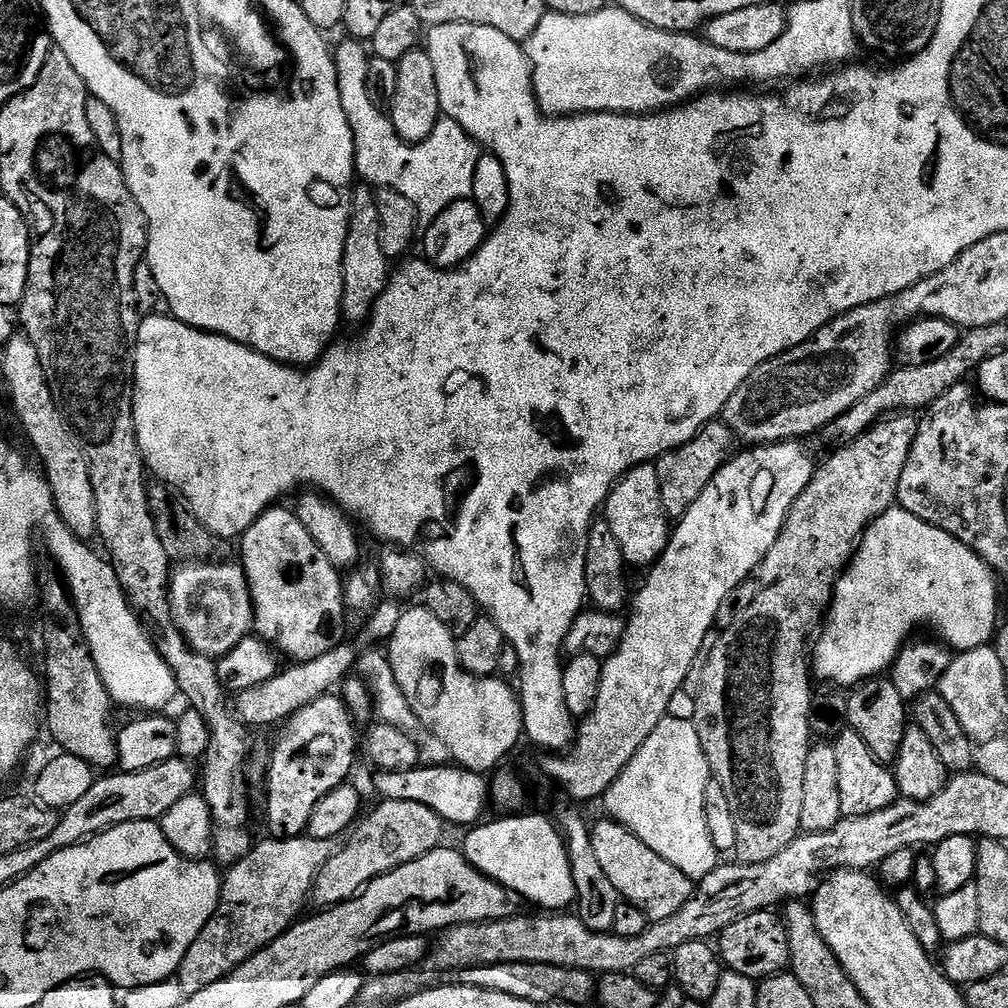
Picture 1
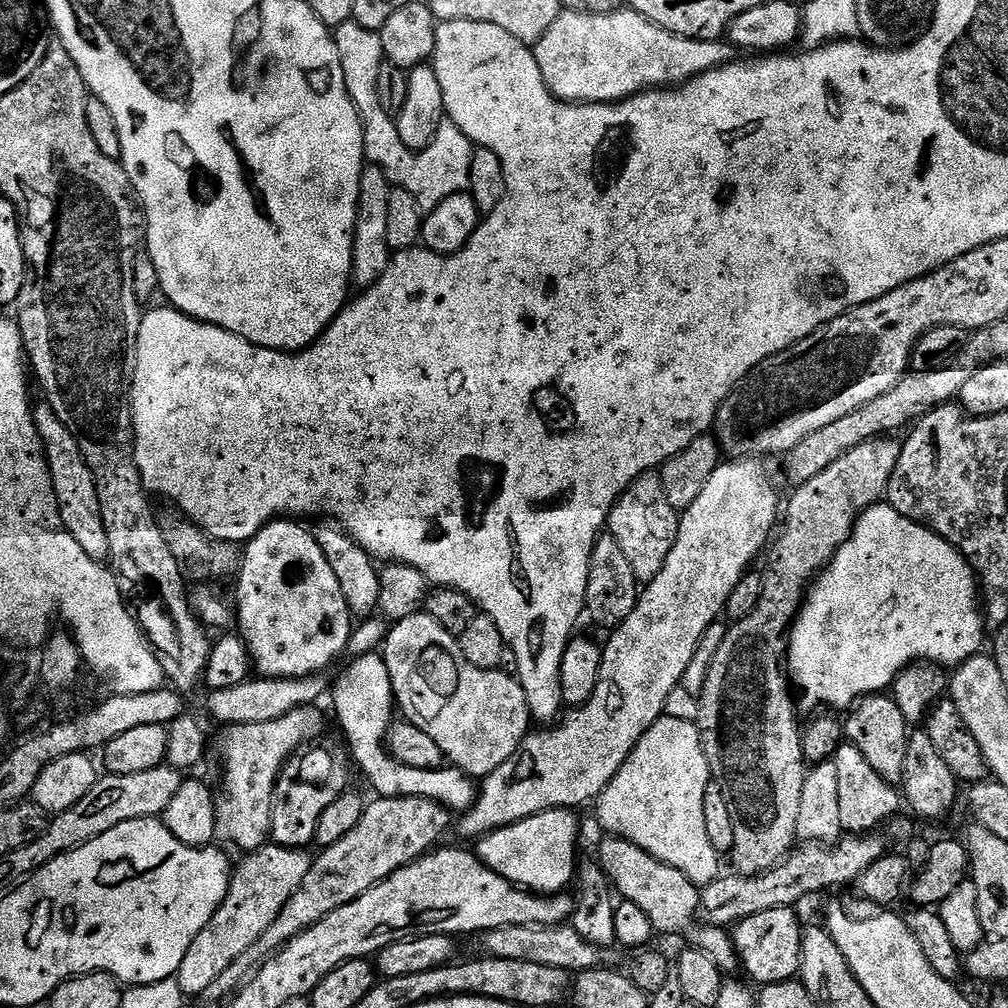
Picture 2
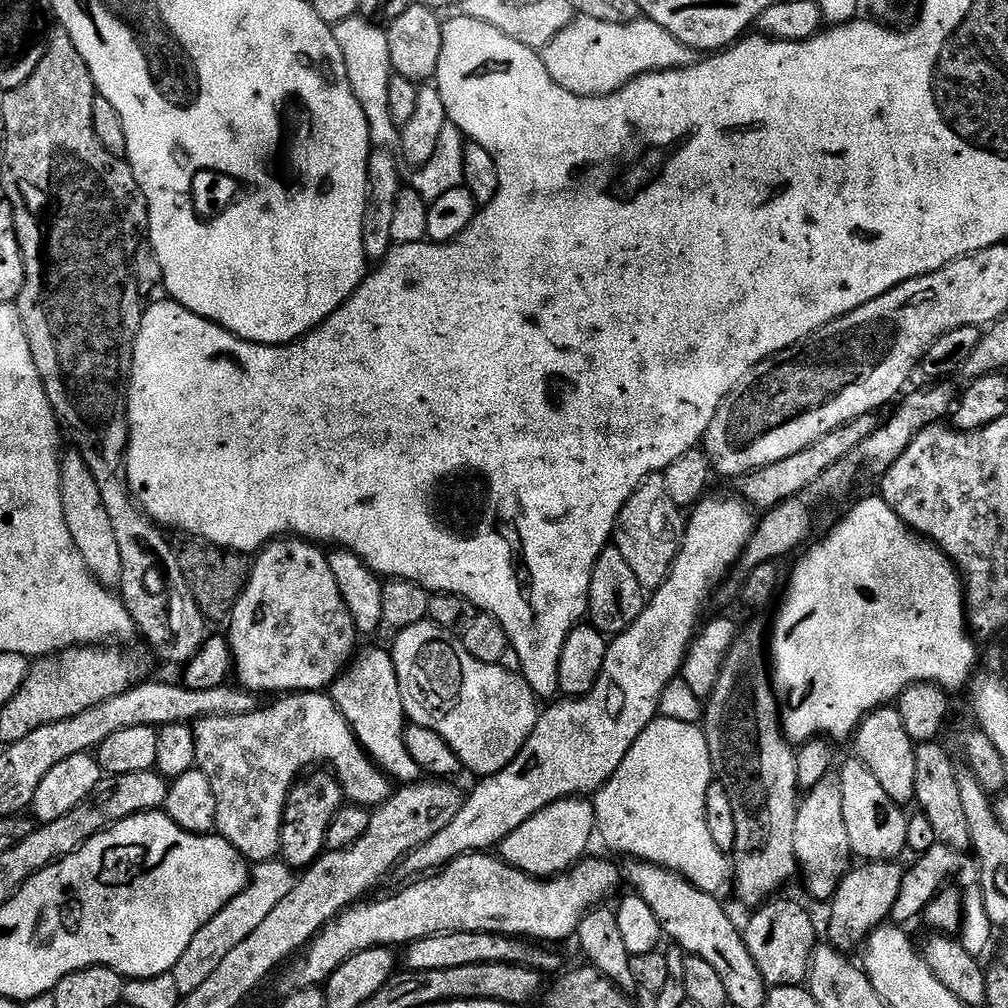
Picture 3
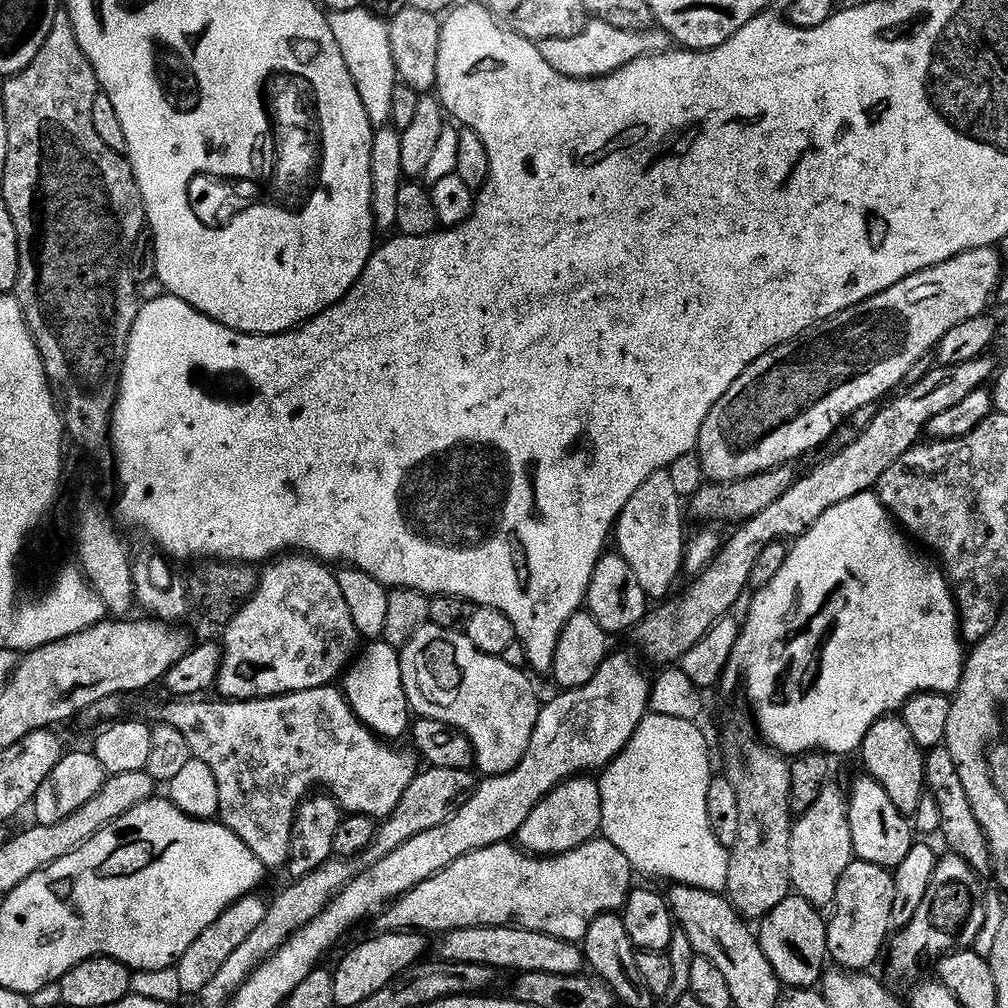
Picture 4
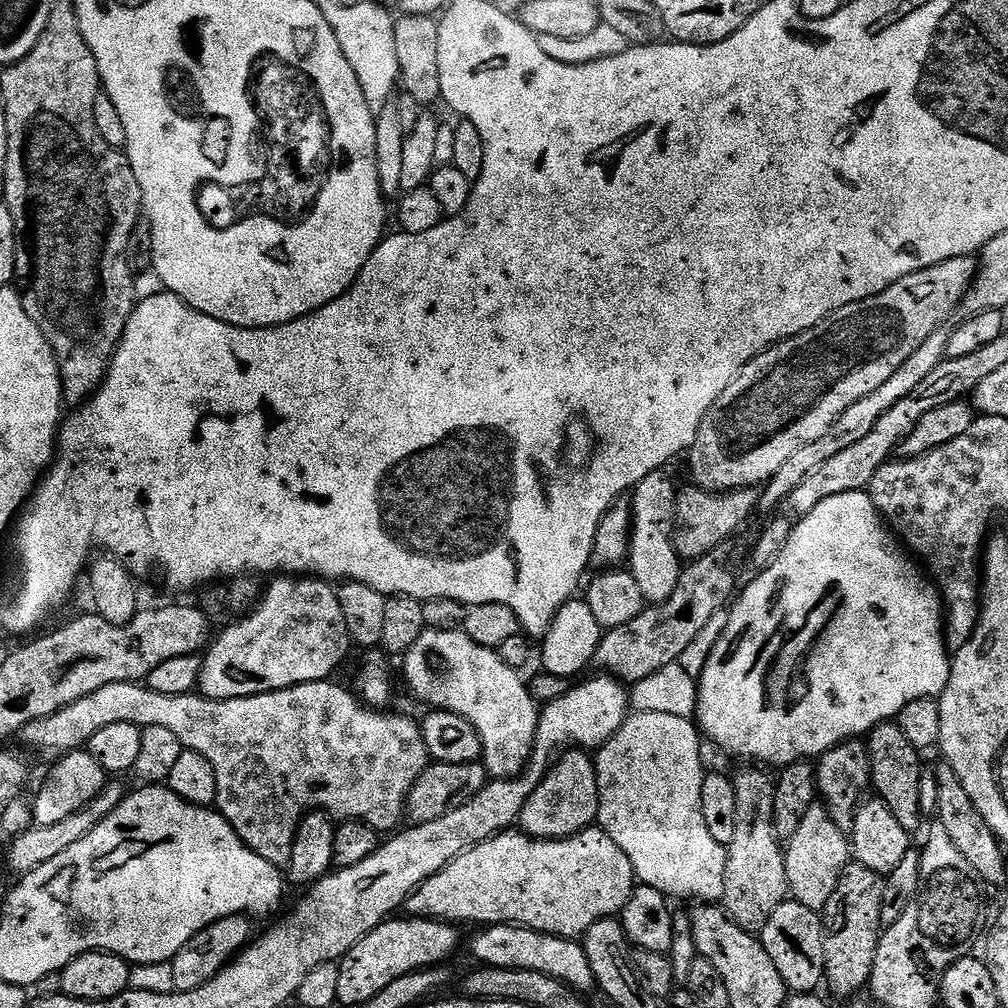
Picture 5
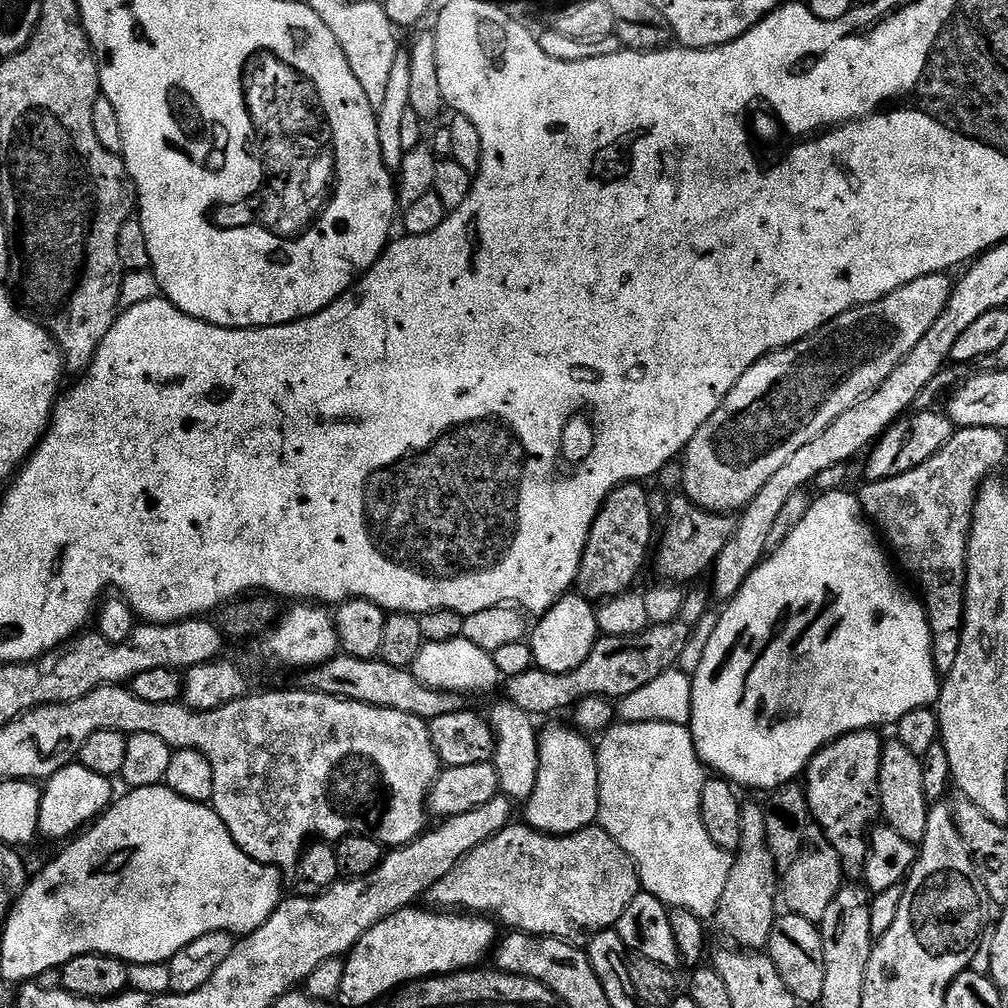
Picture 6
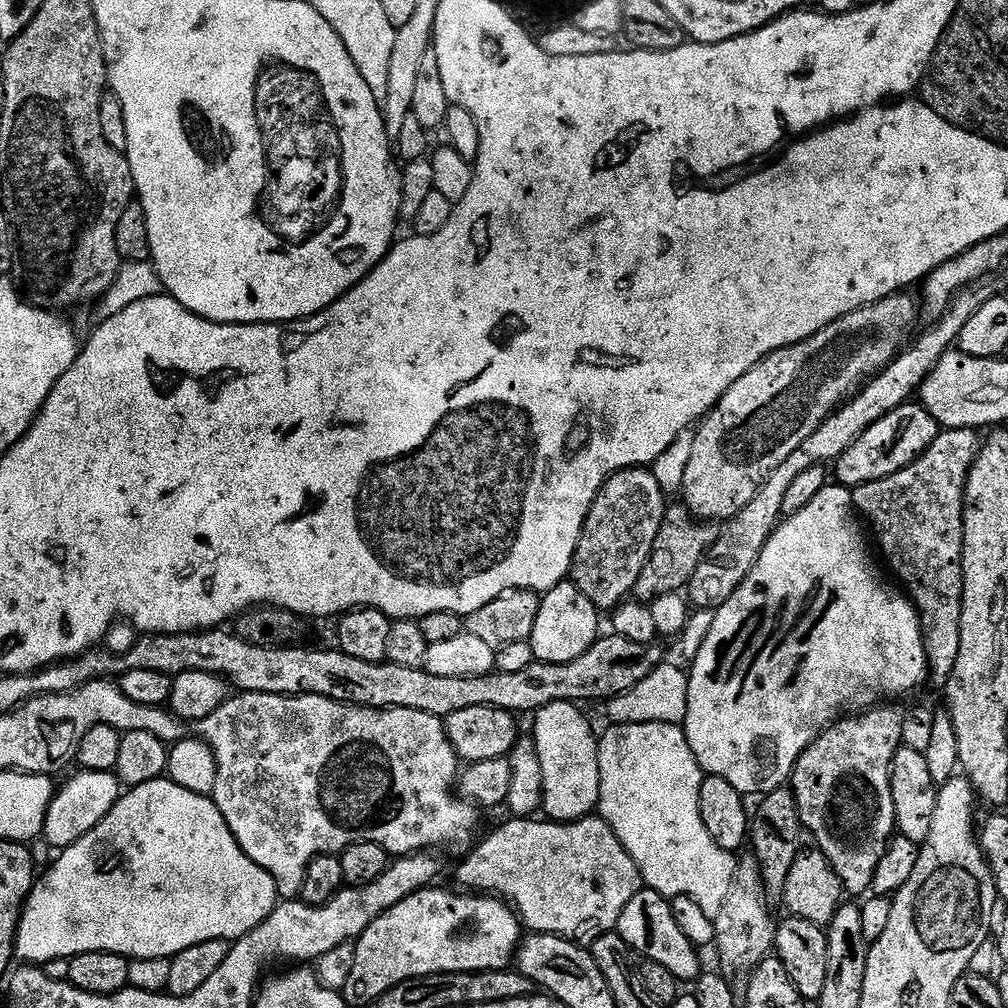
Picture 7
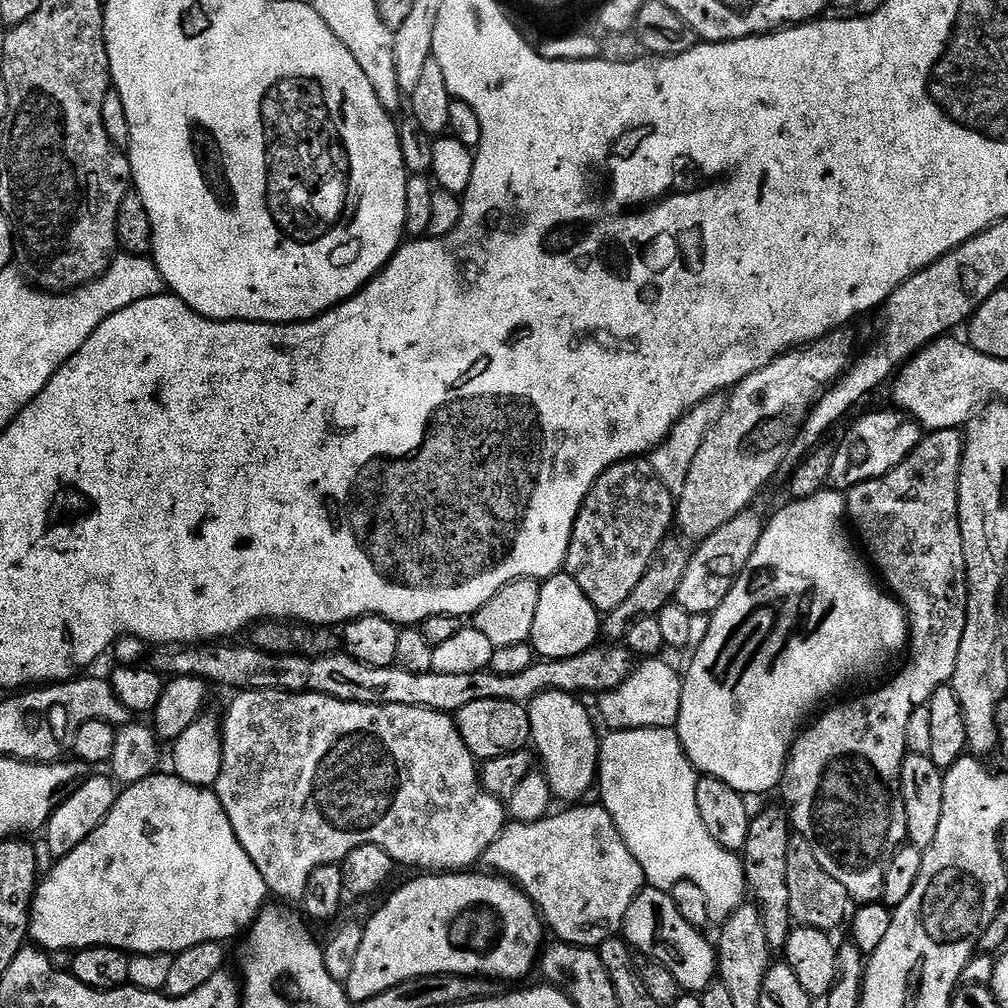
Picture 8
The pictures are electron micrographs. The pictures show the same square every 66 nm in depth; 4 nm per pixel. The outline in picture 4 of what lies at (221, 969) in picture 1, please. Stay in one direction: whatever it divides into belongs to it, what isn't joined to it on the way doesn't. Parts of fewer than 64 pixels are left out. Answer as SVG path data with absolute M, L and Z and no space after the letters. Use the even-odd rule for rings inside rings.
M249 894L231 904L218 918L218 922L210 922L210 926L206 926L206 930L202 930L202 934L194 938L190 950L186 950L186 954L182 954L176 961L174 967L178 970L178 982L185 994L199 994L206 982L210 982L210 978L218 974L218 969L224 965L226 958L230 958L230 954L234 954L234 950L238 950L238 946L246 942L248 935L254 934L254 930L262 923L262 918L266 918L268 909L268 904L258 897L259 895Z

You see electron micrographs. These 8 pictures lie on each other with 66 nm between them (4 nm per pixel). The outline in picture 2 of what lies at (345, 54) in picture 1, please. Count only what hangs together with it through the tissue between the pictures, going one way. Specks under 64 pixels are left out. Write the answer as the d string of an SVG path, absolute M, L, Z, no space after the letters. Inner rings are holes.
M353 19L347 20L334 30L338 58L342 62L342 74L346 78L346 90L360 112L360 121L364 127L364 154L369 165L382 169L388 183L406 190L418 202L421 212L427 214L438 206L438 202L446 202L452 194L468 191L470 182L470 162L474 145L458 125L445 122L440 125L438 134L429 148L421 152L411 152L402 142L396 129L393 117L378 106L378 98L374 91L374 82L378 78L378 70L385 64L384 51L379 35L370 29L364 29Z

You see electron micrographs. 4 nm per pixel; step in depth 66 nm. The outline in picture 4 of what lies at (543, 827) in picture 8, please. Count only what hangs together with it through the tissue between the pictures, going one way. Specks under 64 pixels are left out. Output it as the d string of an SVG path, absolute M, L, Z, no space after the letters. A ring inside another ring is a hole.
M597 838L587 840L582 846L562 853L561 856L534 856L521 850L515 843L505 842L486 846L477 852L458 858L446 870L434 874L434 878L426 878L414 890L410 890L399 900L392 901L384 909L378 923L384 932L419 932L443 934L453 932L455 928L529 928L542 934L550 934L554 938L562 938L573 942L583 941L586 930L599 916L616 914L628 903L628 897L634 889L632 883L634 866L609 840Z

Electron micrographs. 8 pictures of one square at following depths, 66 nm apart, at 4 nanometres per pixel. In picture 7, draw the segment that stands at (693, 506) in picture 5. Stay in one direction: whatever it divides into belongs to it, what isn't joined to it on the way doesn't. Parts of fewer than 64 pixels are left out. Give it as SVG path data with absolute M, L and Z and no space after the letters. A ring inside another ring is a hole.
M677 502L673 508L672 505L665 507L662 530L658 530L658 538L654 538L654 550L650 550L650 558L646 566L642 566L642 574L638 574L632 596L639 603L651 605L653 600L671 592L683 593L690 578L694 578L694 570L698 570L698 562L702 562L719 537L720 528L715 523L693 516L683 503Z

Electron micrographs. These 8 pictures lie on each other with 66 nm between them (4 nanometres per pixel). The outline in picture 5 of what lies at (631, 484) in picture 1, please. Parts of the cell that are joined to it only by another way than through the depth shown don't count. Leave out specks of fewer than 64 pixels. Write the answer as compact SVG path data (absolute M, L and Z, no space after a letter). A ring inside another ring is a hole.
M667 471L647 476L636 485L631 495L632 542L629 545L627 567L634 582L642 589L642 598L649 605L664 604L674 590L678 590L682 561L676 552L676 498L677 485L668 481Z

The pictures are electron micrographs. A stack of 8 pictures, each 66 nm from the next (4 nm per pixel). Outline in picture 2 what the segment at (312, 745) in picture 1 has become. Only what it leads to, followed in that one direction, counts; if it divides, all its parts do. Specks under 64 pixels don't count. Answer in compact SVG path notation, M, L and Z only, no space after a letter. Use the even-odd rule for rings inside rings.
M343 747L312 748L291 756L276 780L270 814L271 843L283 848L307 849L318 834L318 821L328 807L349 791L348 766L350 756ZM309 751L309 752L308 752ZM309 844L309 845L308 845Z

